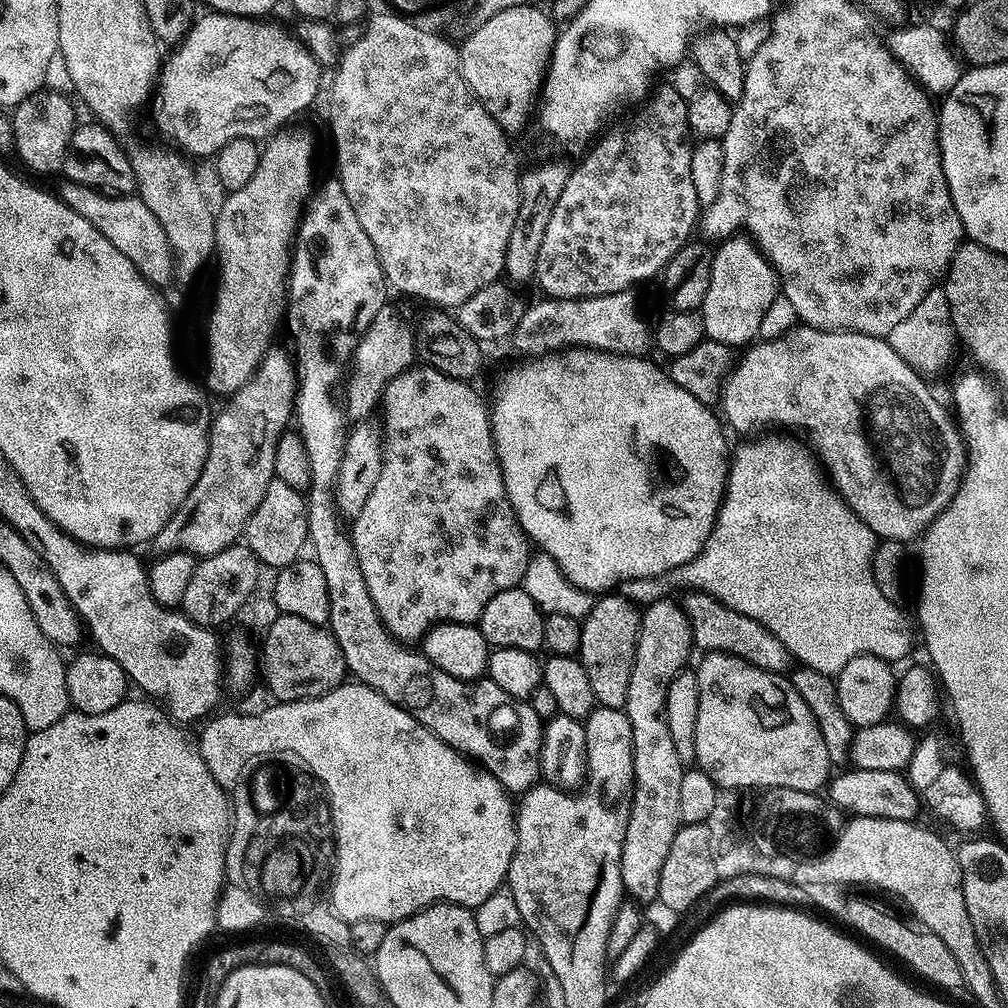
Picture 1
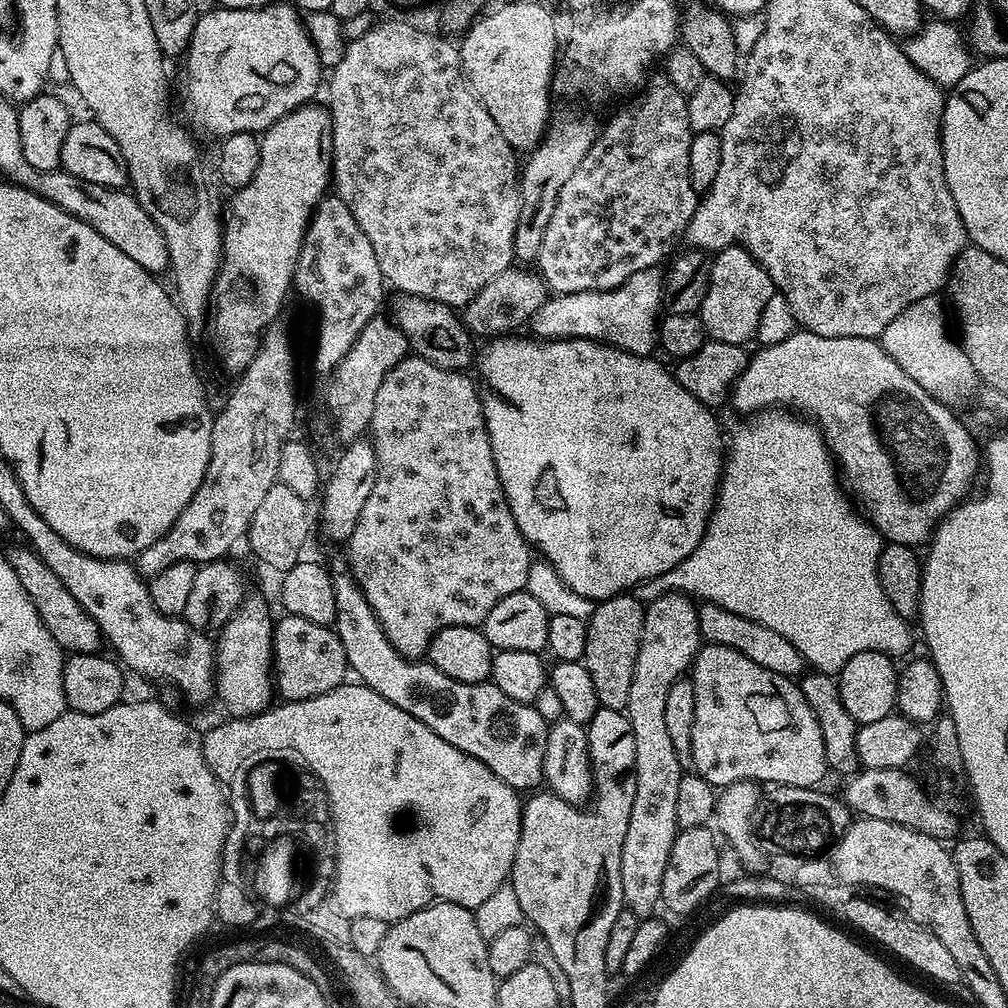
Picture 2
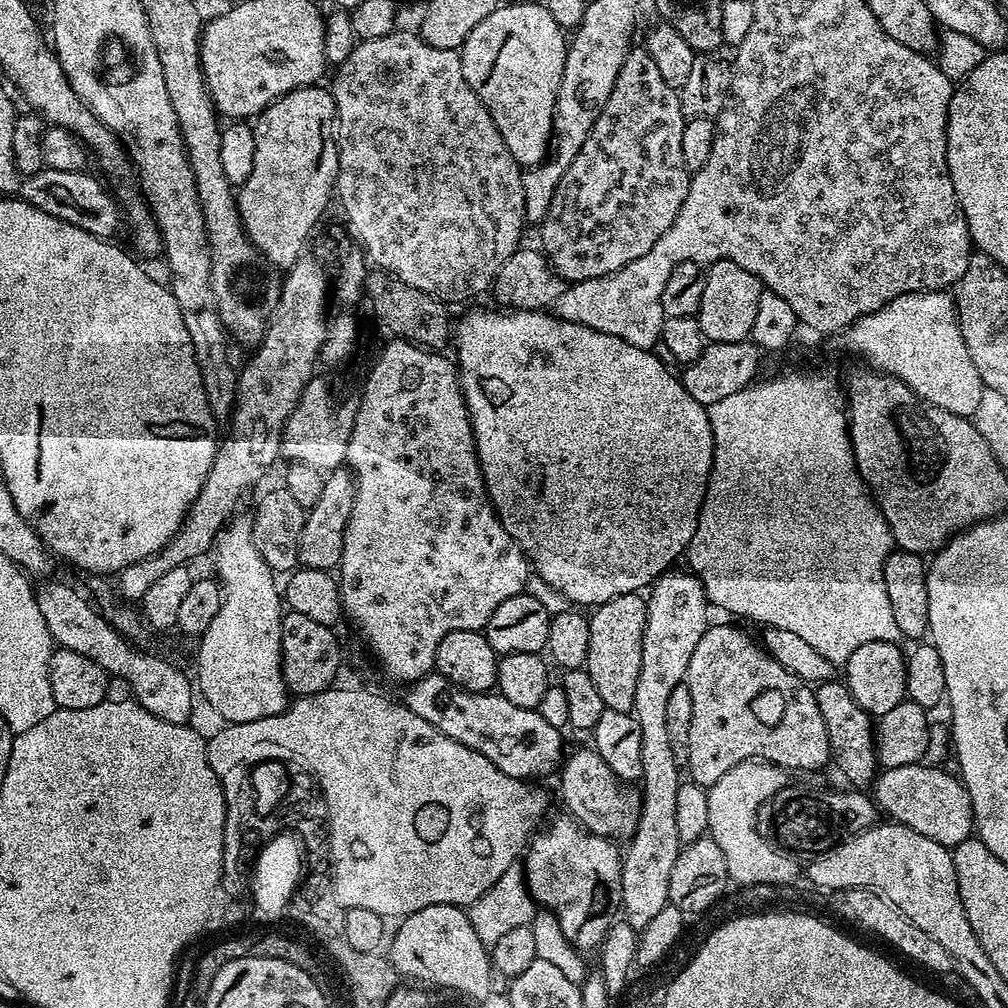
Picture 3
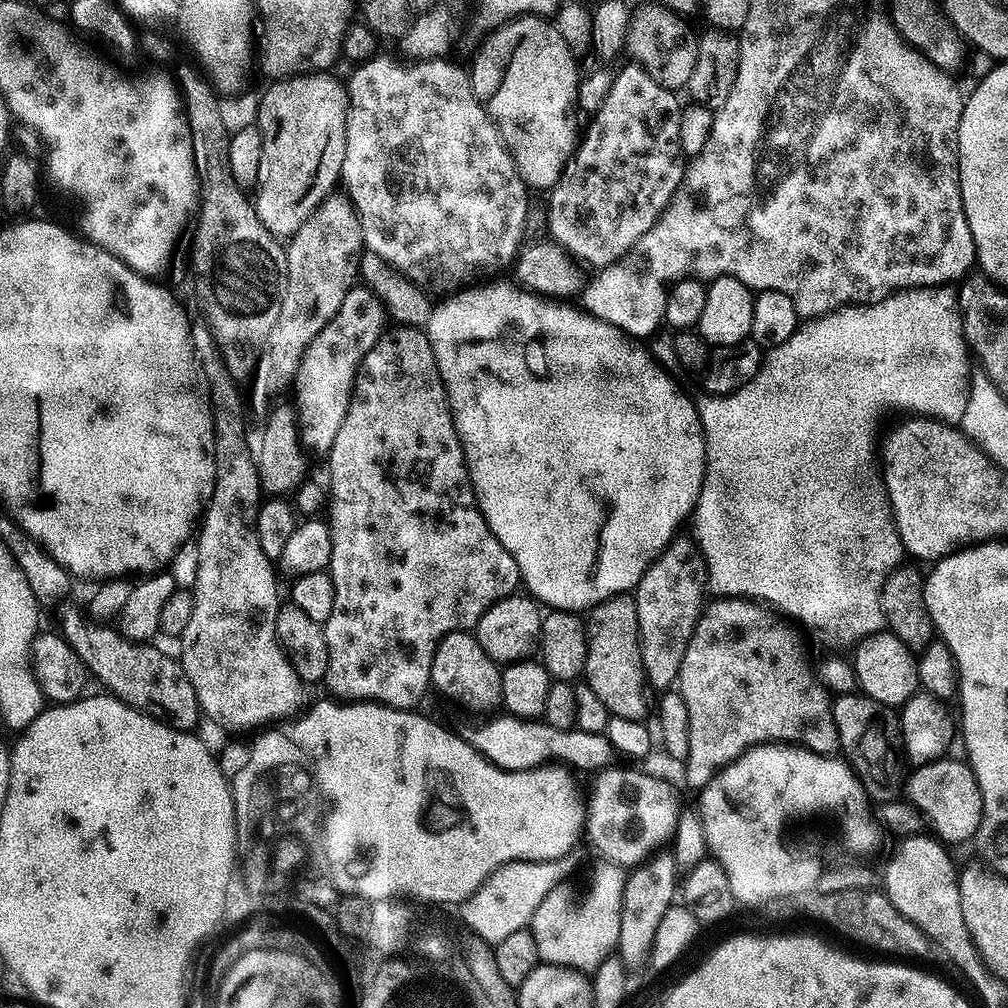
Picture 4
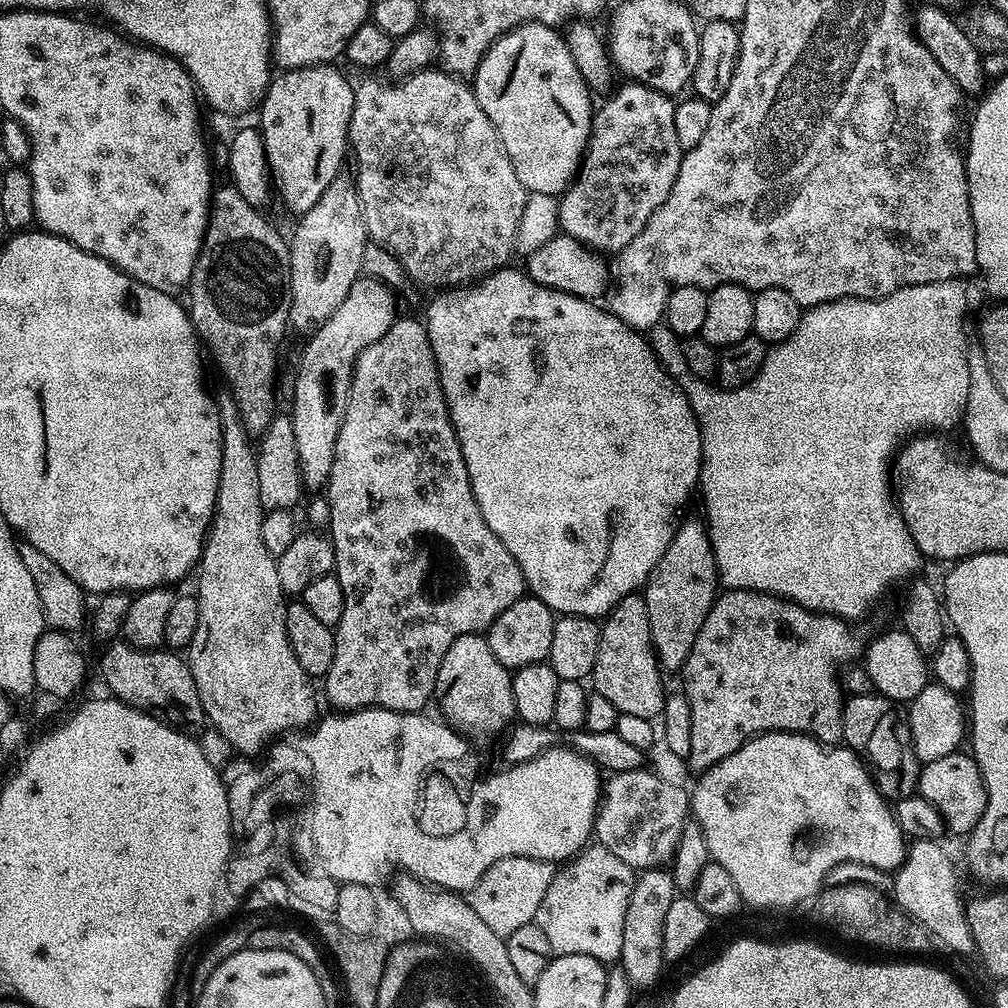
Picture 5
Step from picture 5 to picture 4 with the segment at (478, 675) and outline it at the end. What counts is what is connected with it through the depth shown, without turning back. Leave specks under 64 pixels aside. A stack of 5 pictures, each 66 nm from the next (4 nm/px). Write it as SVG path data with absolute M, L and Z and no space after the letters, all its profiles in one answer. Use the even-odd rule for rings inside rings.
M471 631L451 632L450 634L446 634L446 638L442 638L442 642L434 654L431 687L433 689L438 688L444 695L450 696L460 704L465 704L468 708L492 708L495 704L497 707L497 705L501 703L501 671L501 665L489 658L486 654L486 650L482 650L482 646L476 641L476 637Z

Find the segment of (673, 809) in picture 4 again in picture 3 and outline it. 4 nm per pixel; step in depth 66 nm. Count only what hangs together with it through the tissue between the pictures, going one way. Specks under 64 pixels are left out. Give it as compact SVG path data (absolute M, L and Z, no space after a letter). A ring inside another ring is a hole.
M595 747L569 751L559 769L560 796L569 808L571 815L591 835L604 836L613 842L627 841L636 833L640 821L641 789L631 783L622 782L615 772L606 766L606 762L596 753Z

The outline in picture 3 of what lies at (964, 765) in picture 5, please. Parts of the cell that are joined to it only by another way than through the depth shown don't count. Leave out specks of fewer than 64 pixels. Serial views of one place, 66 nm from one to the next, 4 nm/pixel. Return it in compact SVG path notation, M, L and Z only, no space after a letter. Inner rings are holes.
M928 762L883 769L874 781L874 803L887 815L889 812L893 821L926 834L926 838L949 850L969 840L974 832L968 787L959 775L951 776L944 768L931 768Z

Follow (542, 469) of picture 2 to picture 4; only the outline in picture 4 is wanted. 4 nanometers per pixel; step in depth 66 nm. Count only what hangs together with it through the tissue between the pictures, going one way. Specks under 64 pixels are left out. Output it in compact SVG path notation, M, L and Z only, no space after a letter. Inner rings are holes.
M499 280L481 282L445 295L441 299L444 301L433 307L431 322L426 326L428 341L443 374L444 388L464 446L472 487L476 489L476 500L498 542L502 542L502 546L514 558L523 587L541 605L549 604L549 609L584 614L612 596L623 596L639 588L640 580L648 568L679 533L676 531L680 523L683 520L685 523L696 511L706 466L702 412L676 385L676 376L658 363L651 351L645 345L644 348L640 345L643 343L639 339L627 336L622 330L594 318L583 307L571 308L568 305L571 303L537 296L535 292L522 289L515 283L507 284Z

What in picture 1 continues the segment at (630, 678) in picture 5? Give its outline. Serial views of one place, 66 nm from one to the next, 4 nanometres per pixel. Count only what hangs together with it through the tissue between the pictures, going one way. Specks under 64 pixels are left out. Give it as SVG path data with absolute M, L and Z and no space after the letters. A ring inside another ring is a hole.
M604 594L597 599L590 614L581 623L582 642L578 659L590 678L590 686L599 707L624 707L626 694L630 690L630 670L634 670L641 615L641 609L630 603L625 596Z

